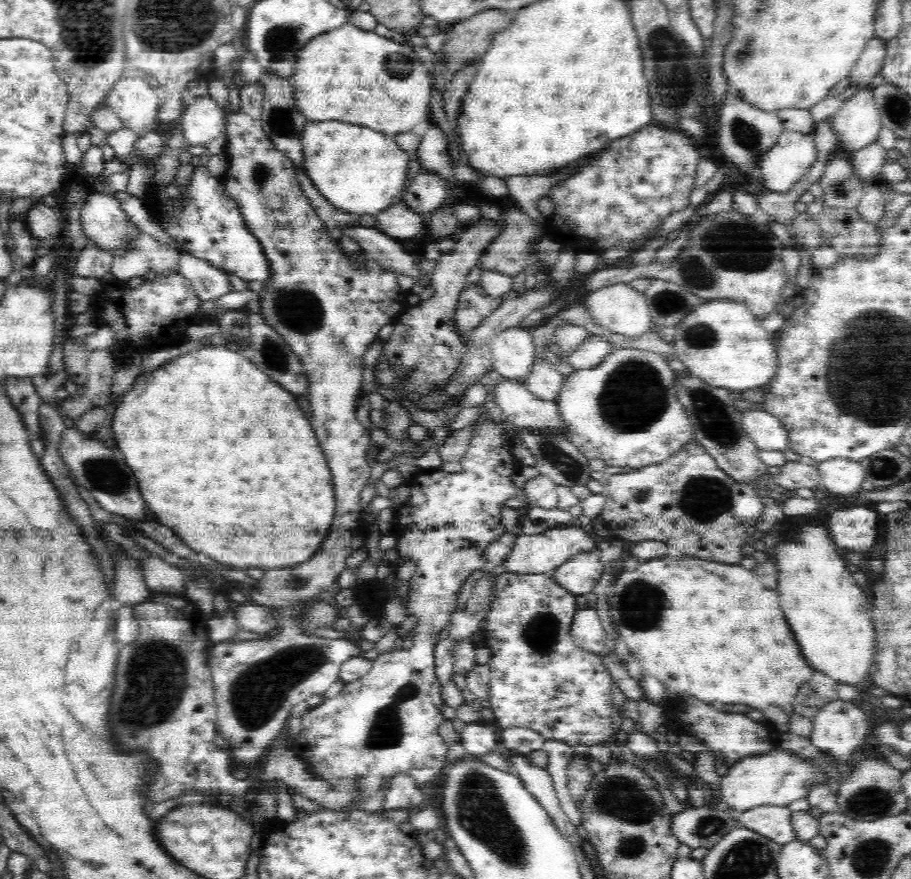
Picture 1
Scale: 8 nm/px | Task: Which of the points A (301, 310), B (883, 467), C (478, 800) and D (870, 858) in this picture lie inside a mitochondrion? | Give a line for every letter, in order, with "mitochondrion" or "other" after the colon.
A: mitochondrion
B: mitochondrion
C: mitochondrion
D: mitochondrion

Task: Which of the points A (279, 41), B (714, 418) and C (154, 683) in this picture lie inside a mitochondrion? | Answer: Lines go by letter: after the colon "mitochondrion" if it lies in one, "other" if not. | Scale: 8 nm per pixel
A: mitochondrion
B: mitochondrion
C: mitochondrion

